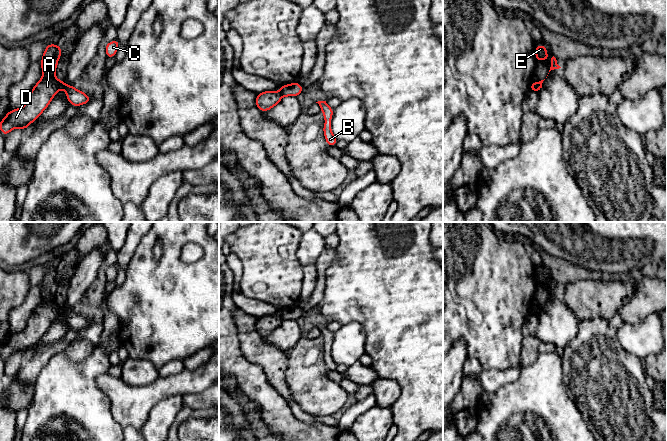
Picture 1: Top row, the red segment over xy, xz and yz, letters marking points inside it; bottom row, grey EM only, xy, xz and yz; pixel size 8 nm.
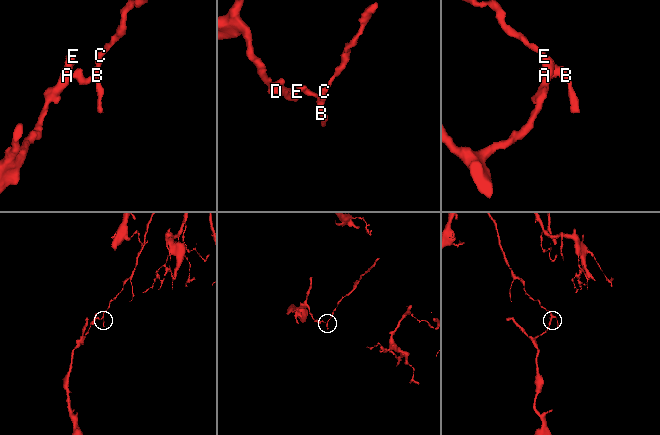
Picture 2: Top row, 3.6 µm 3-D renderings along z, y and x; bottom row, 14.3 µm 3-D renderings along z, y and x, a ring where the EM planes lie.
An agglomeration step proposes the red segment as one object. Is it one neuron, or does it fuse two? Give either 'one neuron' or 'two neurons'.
two neurons

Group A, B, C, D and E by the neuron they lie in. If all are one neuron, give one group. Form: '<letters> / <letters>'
A D E / B C

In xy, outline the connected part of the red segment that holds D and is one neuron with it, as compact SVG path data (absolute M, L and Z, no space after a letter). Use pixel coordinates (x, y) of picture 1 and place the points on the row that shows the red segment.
M48 44L40 61L43 71L41 80L35 84L28 95L26 104L16 110L10 110L0 122L0 130L6 136L14 128L26 129L47 108L58 92L58 80L55 70L62 51L60 45Z

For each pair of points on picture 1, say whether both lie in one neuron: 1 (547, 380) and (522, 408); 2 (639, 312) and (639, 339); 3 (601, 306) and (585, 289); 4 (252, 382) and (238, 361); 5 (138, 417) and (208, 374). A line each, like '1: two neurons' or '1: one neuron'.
1: one neuron
2: two neurons
3: one neuron
4: one neuron
5: one neuron

